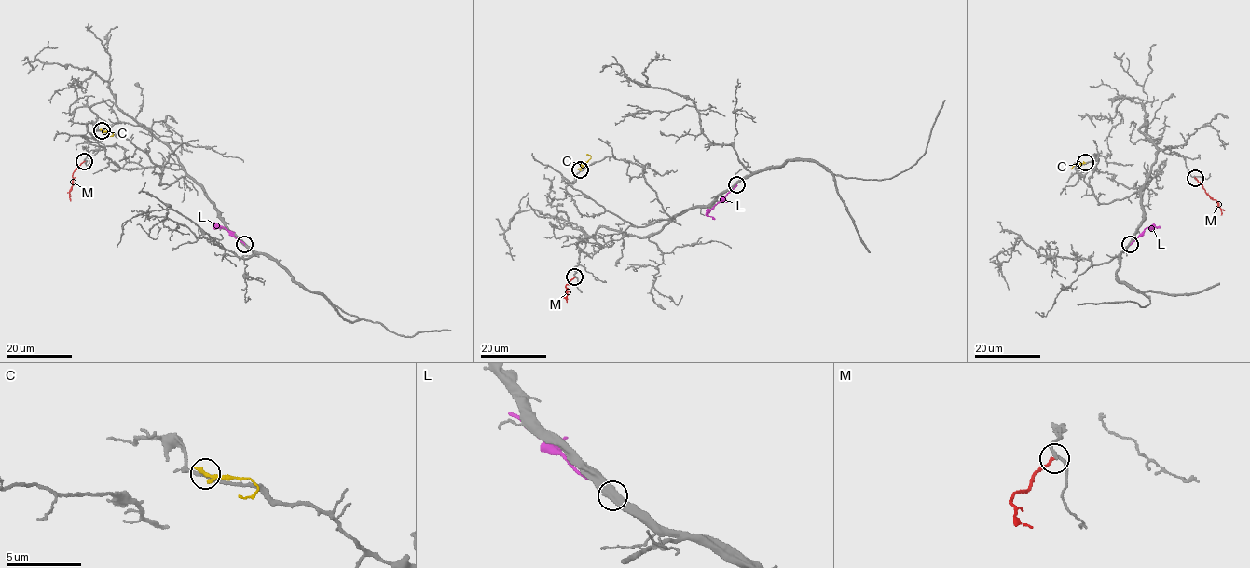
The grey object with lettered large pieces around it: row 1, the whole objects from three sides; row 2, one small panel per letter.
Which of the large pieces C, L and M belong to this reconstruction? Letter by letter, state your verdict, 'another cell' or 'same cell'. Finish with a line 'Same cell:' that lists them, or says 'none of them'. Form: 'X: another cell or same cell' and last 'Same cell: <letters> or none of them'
C: another cell
L: another cell
M: another cell
Same cell: none of them

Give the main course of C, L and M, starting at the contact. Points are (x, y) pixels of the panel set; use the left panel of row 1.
C: (102, 131), (113, 133), (109, 136)
L: (244, 245), (223, 227), (215, 226), (222, 228)
M: (85, 161), (73, 174), (70, 201)

